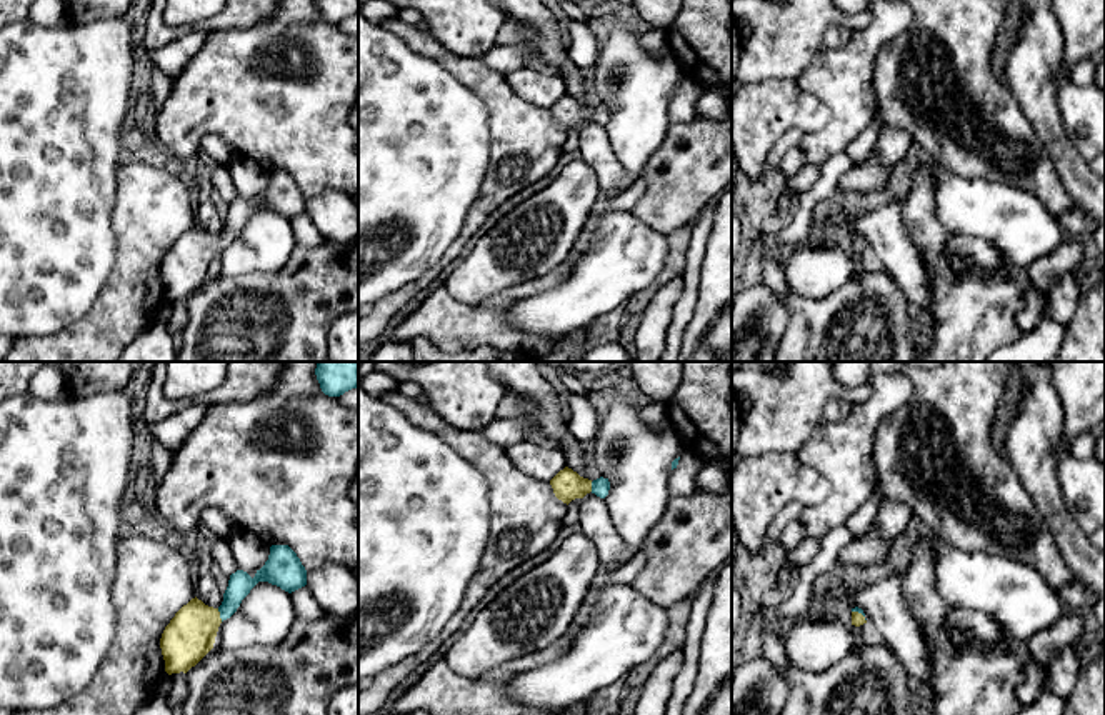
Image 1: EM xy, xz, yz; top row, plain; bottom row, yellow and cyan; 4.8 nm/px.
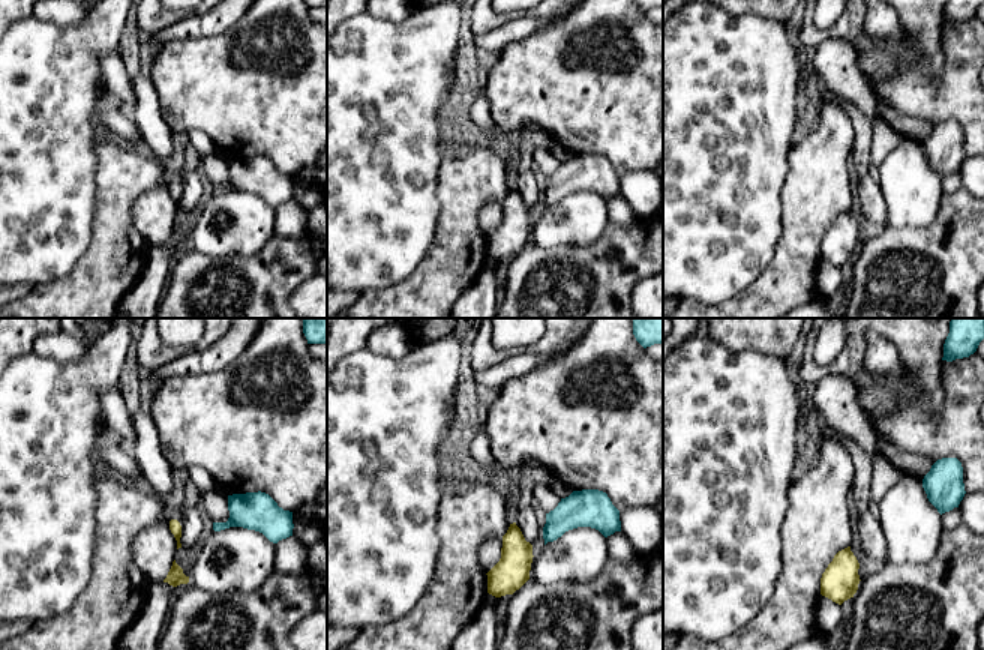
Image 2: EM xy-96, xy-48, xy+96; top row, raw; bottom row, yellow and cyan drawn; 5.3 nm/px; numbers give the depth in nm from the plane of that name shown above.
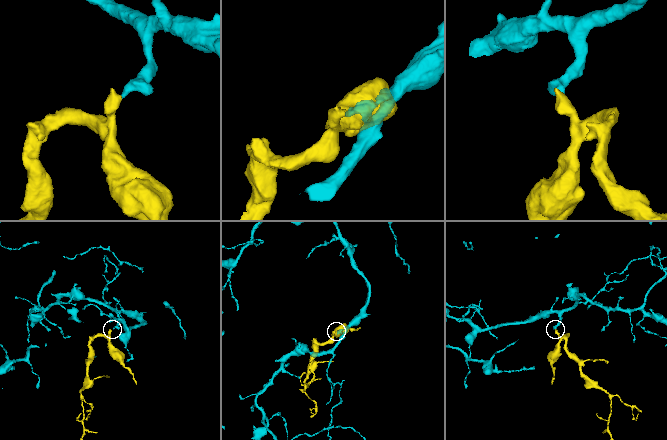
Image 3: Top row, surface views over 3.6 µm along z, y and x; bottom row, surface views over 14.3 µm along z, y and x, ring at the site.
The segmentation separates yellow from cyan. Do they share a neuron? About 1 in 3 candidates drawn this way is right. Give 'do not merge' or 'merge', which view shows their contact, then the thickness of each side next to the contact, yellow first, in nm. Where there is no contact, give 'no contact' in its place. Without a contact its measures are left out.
merge; contact in xy; calibres 240 and 120 nm

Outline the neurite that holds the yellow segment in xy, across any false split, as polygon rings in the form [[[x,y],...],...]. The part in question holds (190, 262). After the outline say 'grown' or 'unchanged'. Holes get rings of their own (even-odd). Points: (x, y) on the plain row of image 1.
[[[272,172],[268,187],[253,205],[243,197],[230,202],[218,235],[205,232],[197,223],[192,225],[162,260],[165,298],[168,302],[187,300],[195,293],[213,275],[220,250],[237,238],[258,208],[268,208],[292,220],[307,212],[307,197],[288,172]]]; grown

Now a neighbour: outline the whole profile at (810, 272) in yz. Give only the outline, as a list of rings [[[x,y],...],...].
[[[835,240],[817,248],[805,243],[793,247],[790,257],[780,260],[780,267],[795,295],[820,300],[860,275],[867,253],[868,250],[845,250]]]

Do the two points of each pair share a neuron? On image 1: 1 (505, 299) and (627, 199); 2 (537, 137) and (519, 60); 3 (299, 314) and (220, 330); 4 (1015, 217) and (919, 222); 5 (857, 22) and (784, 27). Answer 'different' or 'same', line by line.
1: same
2: different
3: same
4: different
5: same

